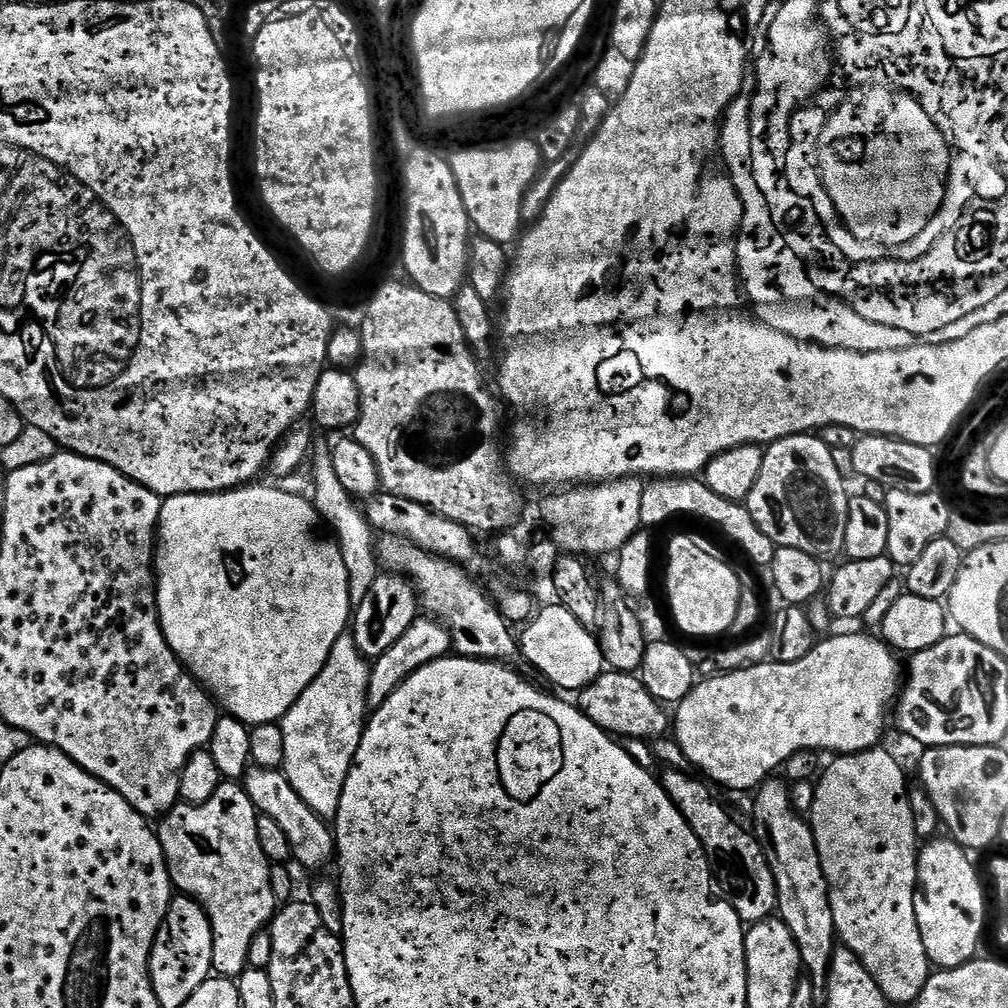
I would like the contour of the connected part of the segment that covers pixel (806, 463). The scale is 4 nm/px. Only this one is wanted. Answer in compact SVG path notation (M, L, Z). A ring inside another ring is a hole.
M816 434L787 436L784 440L776 440L775 443L767 445L762 474L754 484L754 490L748 495L746 507L754 522L758 522L762 534L766 534L766 538L770 538L777 548L802 550L802 554L810 554L821 562L836 559L839 561L845 555L850 491L848 492L848 484L840 473L836 456L833 448L826 446L826 442L822 442Z

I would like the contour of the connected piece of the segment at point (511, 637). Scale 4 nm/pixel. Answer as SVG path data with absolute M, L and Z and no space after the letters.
M385 535L378 544L378 560L384 564L389 573L407 576L416 585L418 599L423 611L429 617L435 618L447 628L451 637L455 655L469 656L471 660L494 660L498 664L515 665L521 655L517 633L512 633L513 625L509 623L507 617L500 612L497 601L488 597L488 592L468 573L469 569L465 565L457 564L446 557L436 556L420 548L412 540L405 536Z

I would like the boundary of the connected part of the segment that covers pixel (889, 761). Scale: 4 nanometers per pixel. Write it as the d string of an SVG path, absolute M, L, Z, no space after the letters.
M877 746L866 752L837 755L833 759L836 761L821 771L815 781L816 797L812 803L810 823L828 879L839 943L850 949L862 966L866 966L870 978L878 982L878 990L882 990L889 1005L911 1006L918 994L922 994L934 971L920 933L920 919L916 916L922 844L915 830L908 776L903 766L882 749Z

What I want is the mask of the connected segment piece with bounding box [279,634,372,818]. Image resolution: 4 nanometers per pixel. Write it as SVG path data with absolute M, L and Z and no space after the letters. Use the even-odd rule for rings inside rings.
M346 634L338 638L334 650L322 668L322 674L306 688L294 706L279 721L286 738L286 758L283 773L298 790L298 798L325 818L335 817L342 802L350 766L358 754L362 734L370 715L367 704L368 679L371 678L369 661L358 650L356 637Z

